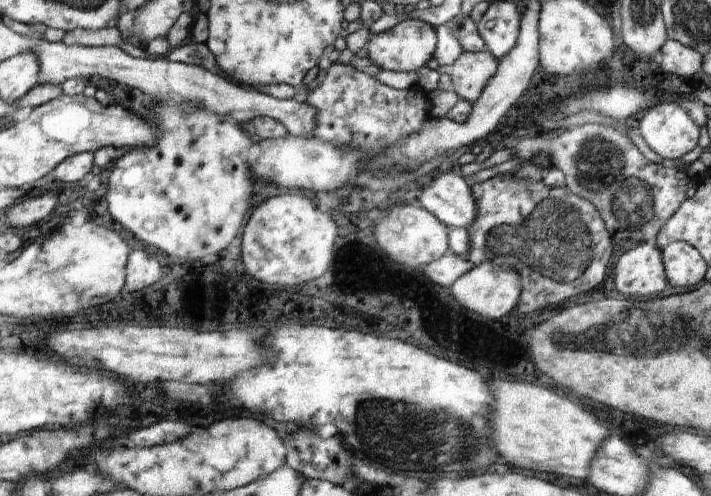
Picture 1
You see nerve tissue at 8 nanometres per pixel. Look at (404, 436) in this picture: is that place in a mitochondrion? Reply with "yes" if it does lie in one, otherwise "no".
yes

